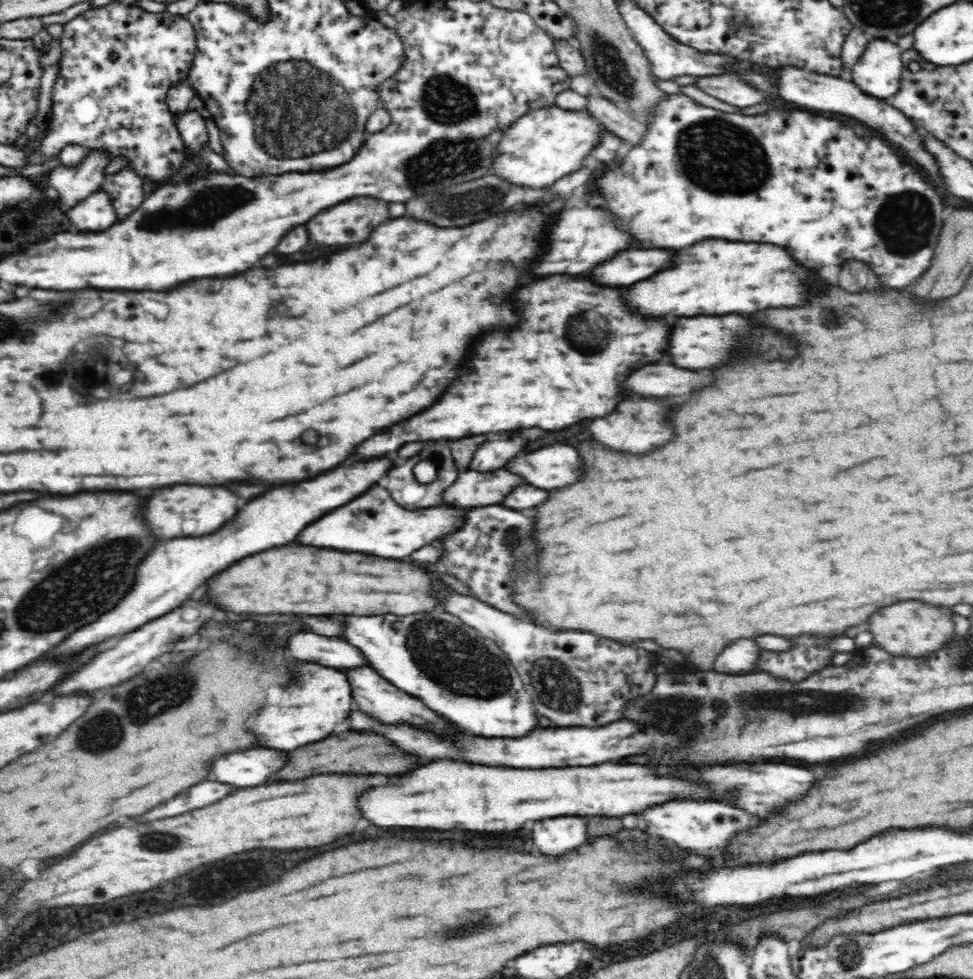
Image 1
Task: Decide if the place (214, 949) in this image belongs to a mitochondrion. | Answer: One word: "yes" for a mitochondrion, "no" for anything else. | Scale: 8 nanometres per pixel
no

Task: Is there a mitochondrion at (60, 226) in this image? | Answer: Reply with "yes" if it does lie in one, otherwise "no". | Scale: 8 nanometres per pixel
no

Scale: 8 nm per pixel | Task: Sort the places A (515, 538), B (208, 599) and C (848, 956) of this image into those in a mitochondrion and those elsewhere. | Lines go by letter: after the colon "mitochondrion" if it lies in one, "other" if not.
A: mitochondrion
B: other
C: mitochondrion

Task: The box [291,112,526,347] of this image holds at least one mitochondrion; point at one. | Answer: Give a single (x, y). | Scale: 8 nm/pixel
(466, 203)

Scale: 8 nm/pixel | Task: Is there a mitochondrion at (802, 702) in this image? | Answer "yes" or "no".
yes

